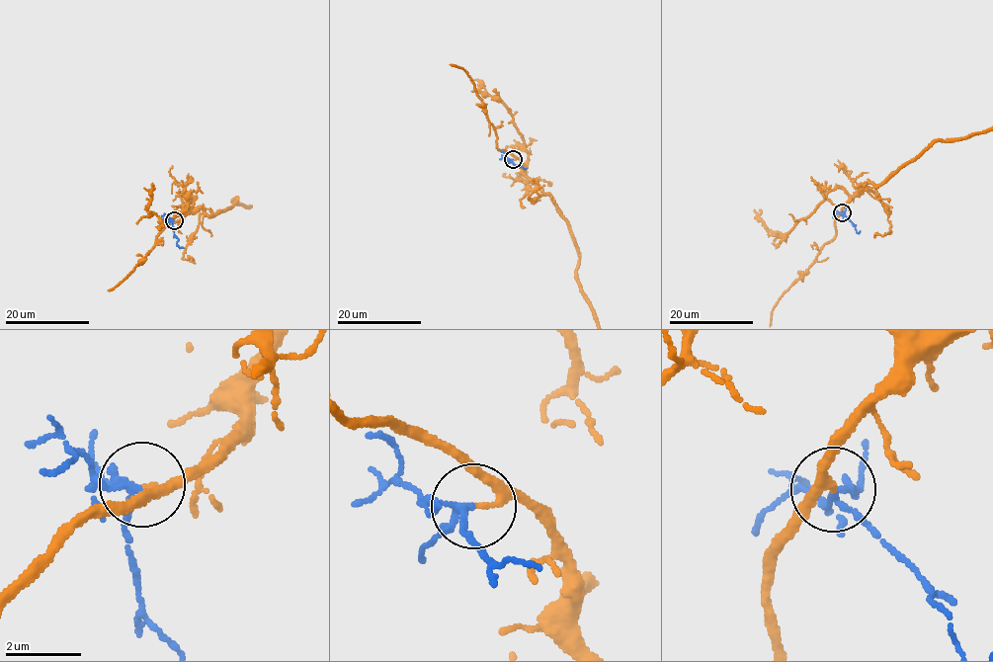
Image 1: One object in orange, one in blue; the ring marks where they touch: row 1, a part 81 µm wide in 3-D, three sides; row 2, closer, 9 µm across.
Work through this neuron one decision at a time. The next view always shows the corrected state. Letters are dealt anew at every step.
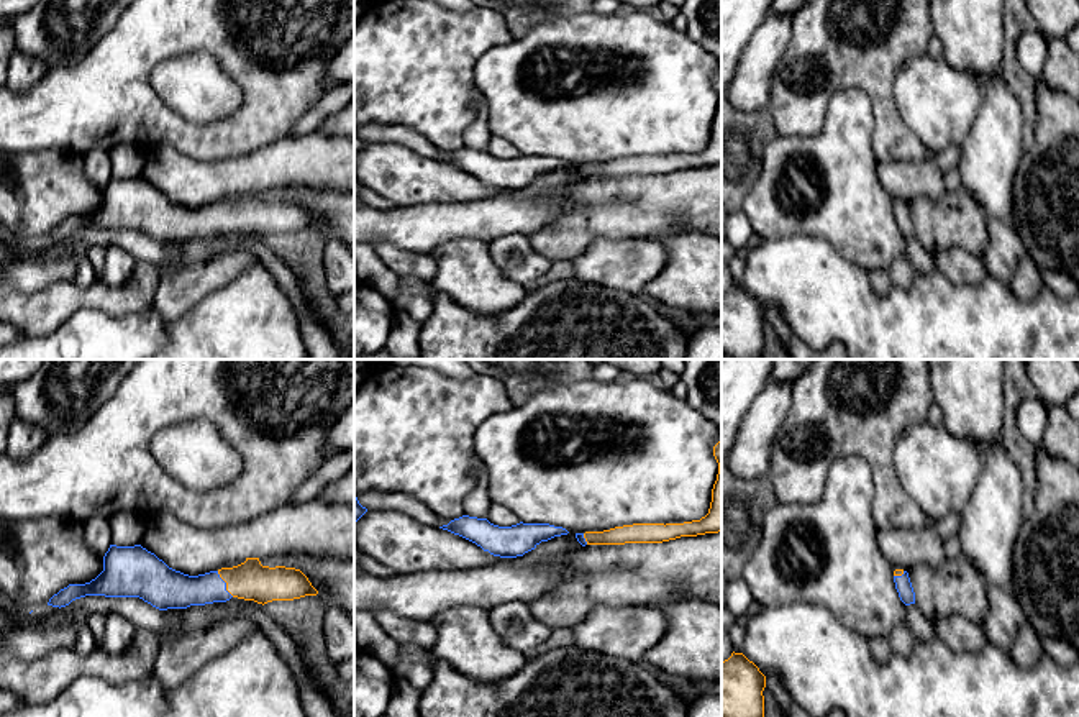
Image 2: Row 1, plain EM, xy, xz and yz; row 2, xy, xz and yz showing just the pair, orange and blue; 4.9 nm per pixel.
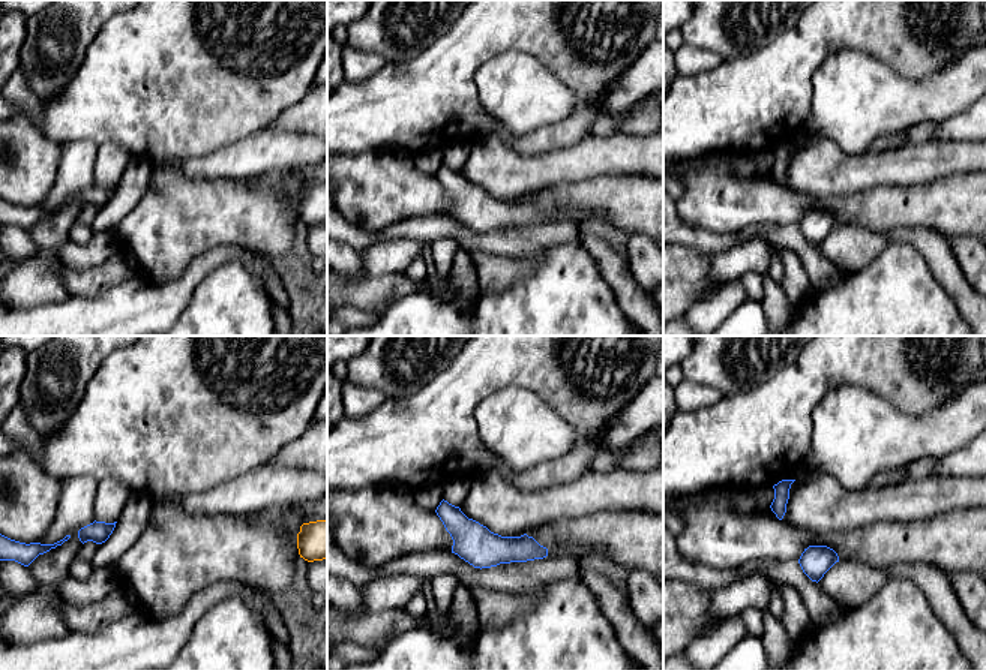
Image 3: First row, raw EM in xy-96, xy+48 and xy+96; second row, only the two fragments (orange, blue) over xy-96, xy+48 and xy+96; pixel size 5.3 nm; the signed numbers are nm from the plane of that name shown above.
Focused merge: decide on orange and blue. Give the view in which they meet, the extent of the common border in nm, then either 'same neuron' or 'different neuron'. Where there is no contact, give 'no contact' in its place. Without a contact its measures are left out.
xy | 150 nm | same neuron

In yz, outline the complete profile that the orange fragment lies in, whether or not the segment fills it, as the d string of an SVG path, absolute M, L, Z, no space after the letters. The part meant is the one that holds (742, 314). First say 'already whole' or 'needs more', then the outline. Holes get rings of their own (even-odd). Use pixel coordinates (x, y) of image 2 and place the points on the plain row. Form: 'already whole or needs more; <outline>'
already whole; M743 285L722 294L722 356L758 359L764 351L766 308Z

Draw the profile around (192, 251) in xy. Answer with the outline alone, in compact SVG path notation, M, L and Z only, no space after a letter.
M231 230L226 235L213 235L205 238L190 238L187 241L164 243L164 254L171 259L164 261L159 272L171 274L189 266L207 263L220 254L233 253L243 246L254 233Z

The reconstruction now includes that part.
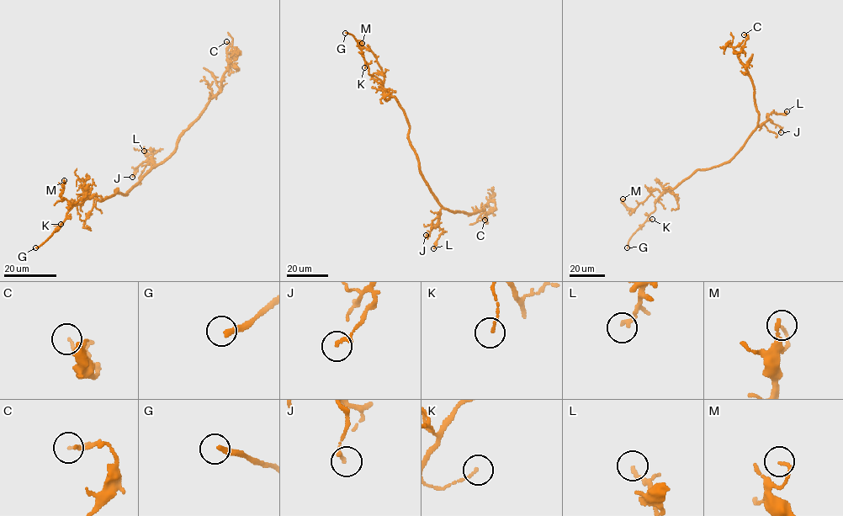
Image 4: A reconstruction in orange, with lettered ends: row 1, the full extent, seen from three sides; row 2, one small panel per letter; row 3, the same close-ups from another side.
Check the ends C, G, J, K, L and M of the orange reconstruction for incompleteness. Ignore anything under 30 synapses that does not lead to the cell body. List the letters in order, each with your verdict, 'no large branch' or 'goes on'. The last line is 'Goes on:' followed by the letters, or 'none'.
C: no large branch
G: goes on
J: no large branch
K: no large branch
L: no large branch
M: no large branch
Goes on: G

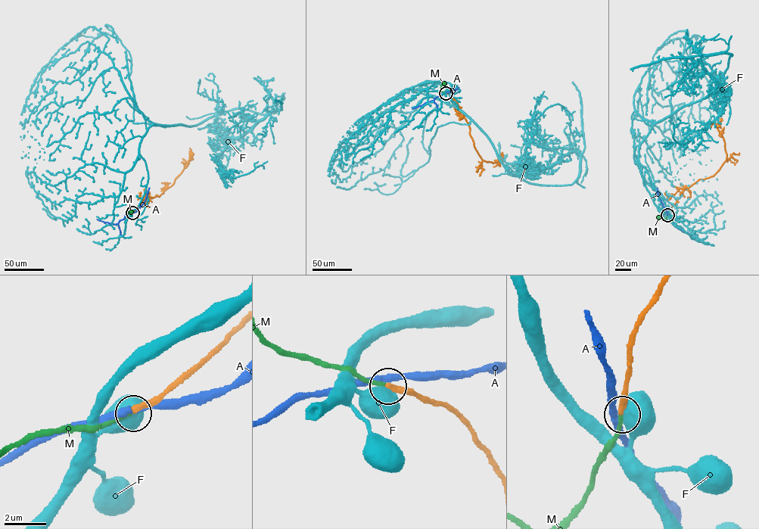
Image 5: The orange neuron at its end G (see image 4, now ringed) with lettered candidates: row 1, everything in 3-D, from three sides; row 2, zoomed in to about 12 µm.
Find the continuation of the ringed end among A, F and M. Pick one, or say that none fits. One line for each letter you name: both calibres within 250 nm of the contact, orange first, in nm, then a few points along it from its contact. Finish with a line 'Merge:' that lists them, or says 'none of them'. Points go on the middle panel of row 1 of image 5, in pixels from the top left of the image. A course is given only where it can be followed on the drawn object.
M: 280 nm thick on the orange side, 170 nm on the other; it runs (446, 93), (440, 90), (441, 84), (444, 84)
Merge: M

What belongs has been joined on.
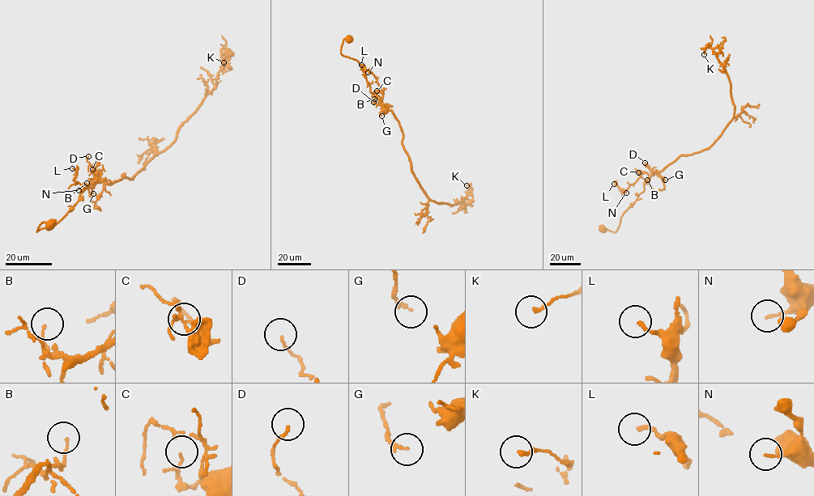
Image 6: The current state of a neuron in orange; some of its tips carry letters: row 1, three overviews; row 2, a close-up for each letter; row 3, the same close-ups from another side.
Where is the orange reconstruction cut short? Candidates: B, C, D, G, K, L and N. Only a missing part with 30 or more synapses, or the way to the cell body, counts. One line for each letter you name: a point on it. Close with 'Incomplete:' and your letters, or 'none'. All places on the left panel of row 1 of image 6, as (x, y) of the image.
Incomplete: none

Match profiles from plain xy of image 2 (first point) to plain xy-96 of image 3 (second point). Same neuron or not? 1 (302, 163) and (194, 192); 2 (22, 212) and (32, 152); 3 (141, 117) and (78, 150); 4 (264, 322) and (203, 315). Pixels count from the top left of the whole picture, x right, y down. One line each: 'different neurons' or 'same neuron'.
1: different neurons
2: same neuron
3: different neurons
4: same neuron

